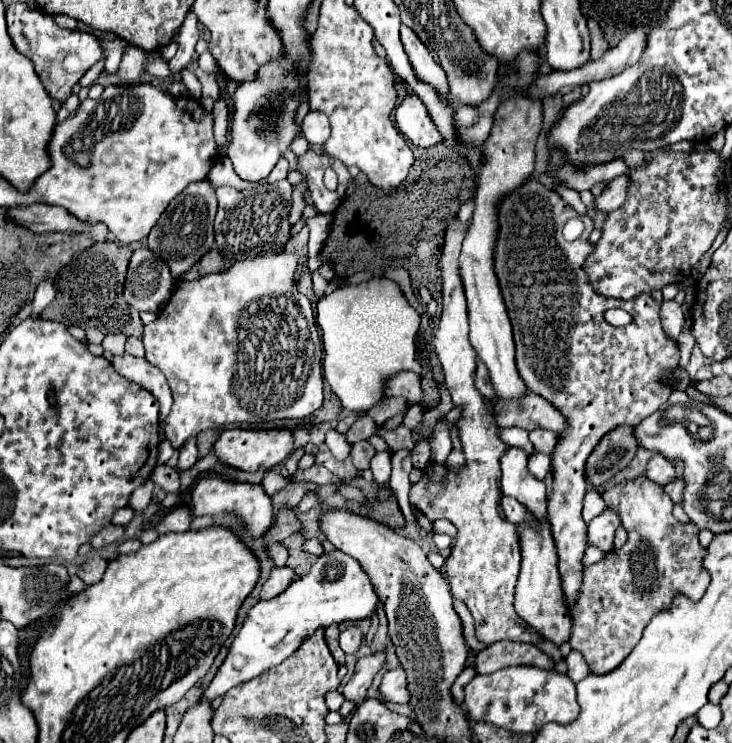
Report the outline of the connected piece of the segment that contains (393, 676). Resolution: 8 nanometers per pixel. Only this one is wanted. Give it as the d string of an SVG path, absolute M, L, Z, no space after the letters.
M401 668L387 670L387 672L383 674L379 692L381 692L381 696L383 696L387 702L407 704L407 702L409 702L409 694L407 694L405 684L407 684L407 682L405 682L405 674L403 674Z

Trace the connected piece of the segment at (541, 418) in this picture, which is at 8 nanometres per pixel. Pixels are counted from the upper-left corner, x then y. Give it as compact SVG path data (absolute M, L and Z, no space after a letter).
M527 392L527 398L523 398L523 406L519 410L511 410L511 406L499 406L495 404L495 420L499 426L519 426L525 430L551 430L555 434L565 434L569 428L569 422L551 406L545 398L539 398L537 394Z

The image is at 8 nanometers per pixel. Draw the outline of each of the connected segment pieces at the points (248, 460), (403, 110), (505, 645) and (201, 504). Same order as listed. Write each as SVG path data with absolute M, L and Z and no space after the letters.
M223 430L221 436L217 438L213 450L219 458L219 462L225 462L233 468L241 470L267 470L279 462L283 462L291 452L293 452L293 434L291 430Z
M409 96L403 100L395 110L395 124L399 132L415 146L431 148L439 142L443 142L443 136L439 134L437 126L433 124L431 116L427 114L427 108L423 106L419 96Z
M495 642L477 652L475 670L477 674L493 674L507 666L529 664L543 670L553 670L555 662L533 644L523 642Z
M209 476L209 478L199 480L189 504L195 510L195 516L213 516L215 518L219 514L231 514L231 516L239 518L253 538L259 538L273 524L273 502L265 494L263 486L259 486L259 484L239 484L239 482L227 482L217 476Z

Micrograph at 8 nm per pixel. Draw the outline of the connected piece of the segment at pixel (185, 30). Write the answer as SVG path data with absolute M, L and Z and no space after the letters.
M193 12L187 14L179 34L175 36L175 42L179 46L177 54L169 60L169 70L171 74L179 74L181 70L187 68L187 64L193 60L195 56L195 44L199 40L199 28L197 28L197 16Z

